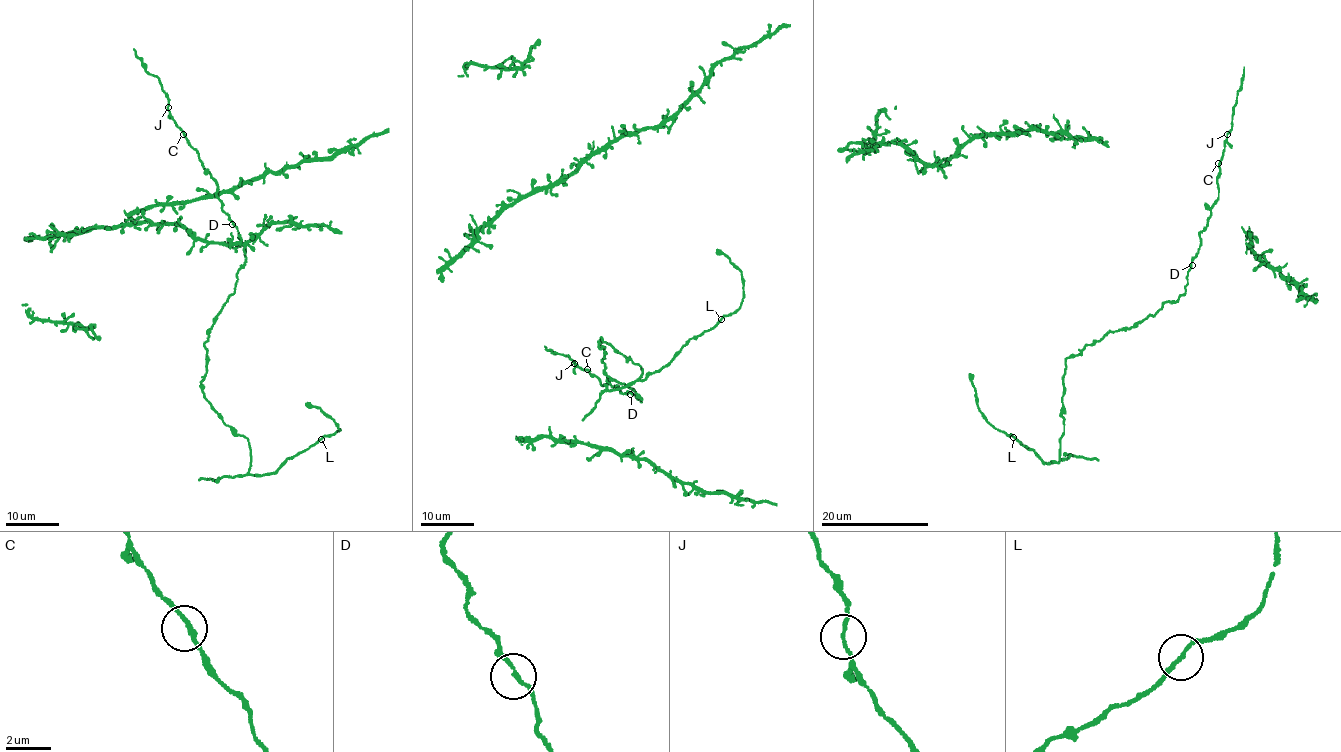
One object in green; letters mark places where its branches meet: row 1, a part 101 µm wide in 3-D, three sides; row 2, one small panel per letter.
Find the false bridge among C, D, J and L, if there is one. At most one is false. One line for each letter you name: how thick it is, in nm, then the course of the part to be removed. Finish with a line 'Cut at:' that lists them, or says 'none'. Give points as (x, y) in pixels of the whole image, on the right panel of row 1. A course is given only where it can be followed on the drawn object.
Cut at: none

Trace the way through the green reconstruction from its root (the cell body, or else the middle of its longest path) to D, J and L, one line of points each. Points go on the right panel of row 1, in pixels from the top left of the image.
D: (1218, 163), (1218, 200), (1200, 234), (1201, 245), (1192, 265)
J: (1218, 163), (1227, 133)
L: (1218, 163), (1218, 200), (1185, 291), (1065, 360), (1057, 463), (1043, 462), (1013, 436)

